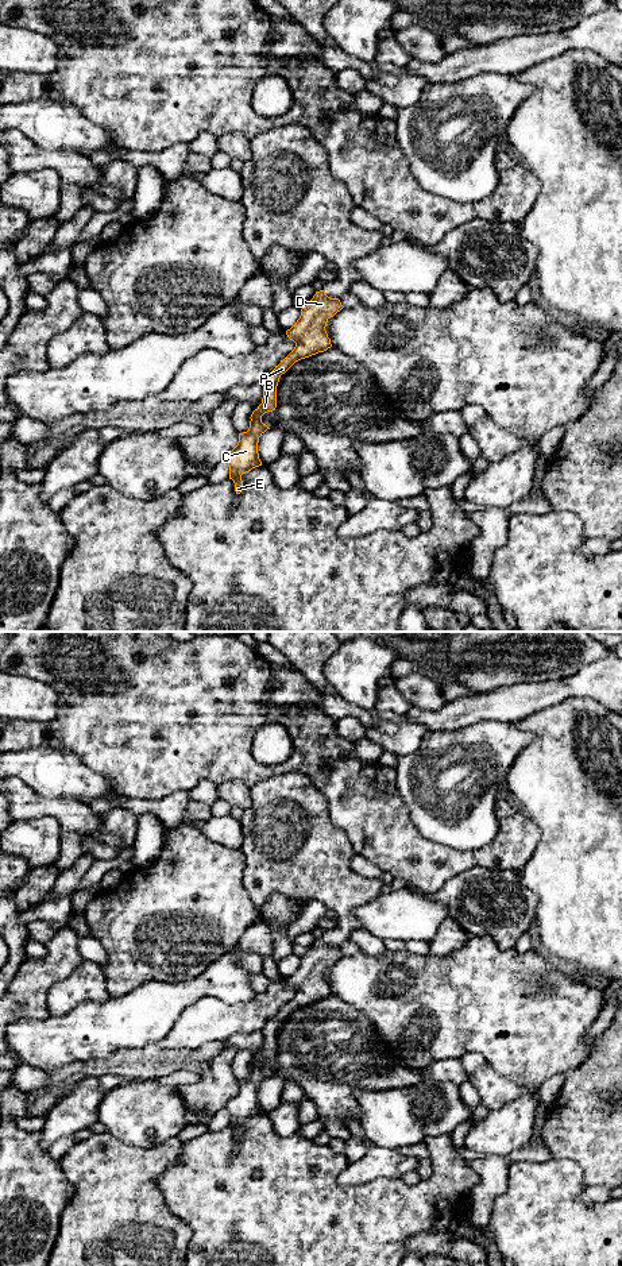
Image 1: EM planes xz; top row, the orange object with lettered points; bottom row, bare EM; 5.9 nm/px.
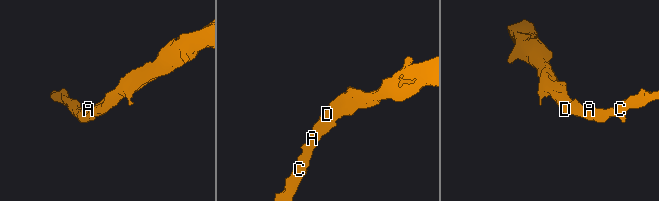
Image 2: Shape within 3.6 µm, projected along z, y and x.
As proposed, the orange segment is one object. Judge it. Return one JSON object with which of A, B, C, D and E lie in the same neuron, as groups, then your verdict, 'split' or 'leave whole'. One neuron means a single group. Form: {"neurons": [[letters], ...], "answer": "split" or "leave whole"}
{"neurons": [["A", "B", "C", "D", "E"]], "answer": "leave whole"}

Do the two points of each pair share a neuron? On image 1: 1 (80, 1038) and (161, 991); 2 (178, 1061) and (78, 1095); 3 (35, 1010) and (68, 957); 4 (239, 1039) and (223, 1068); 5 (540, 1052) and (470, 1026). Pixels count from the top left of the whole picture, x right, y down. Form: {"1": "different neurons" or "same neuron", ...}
{"1": "same neuron", "2": "different neurons", "3": "same neuron", "4": "different neurons", "5": "same neuron"}

